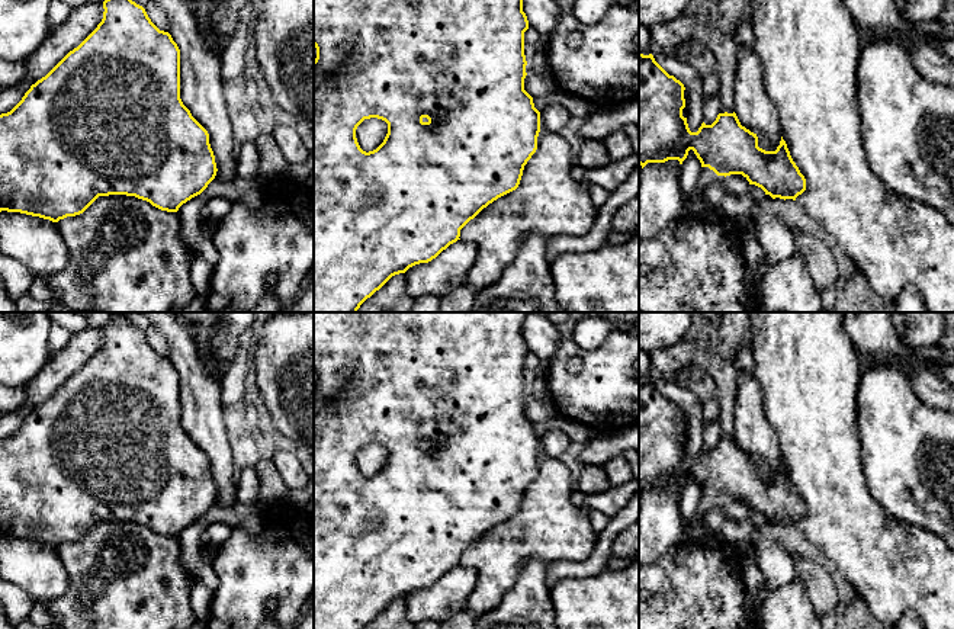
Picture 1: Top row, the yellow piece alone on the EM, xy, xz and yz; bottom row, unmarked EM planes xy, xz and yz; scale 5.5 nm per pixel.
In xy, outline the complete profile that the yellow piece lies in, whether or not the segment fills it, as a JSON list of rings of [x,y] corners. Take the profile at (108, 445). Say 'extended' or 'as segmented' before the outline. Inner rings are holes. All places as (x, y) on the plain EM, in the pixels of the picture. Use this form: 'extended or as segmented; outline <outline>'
as segmented; outline [[[123,318],[106,324],[103,334],[103,344],[97,353],[45,402],[32,410],[10,437],[0,440],[0,537],[20,537],[58,548],[67,542],[83,539],[99,522],[109,520],[135,522],[161,536],[177,537],[183,529],[200,520],[215,504],[218,494],[209,469],[209,459],[180,424],[180,375],[177,369],[168,357],[160,356],[151,347],[142,331]]]

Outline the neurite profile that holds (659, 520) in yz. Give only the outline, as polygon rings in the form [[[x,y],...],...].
[[[678,485],[648,488],[639,511],[639,567],[655,564],[682,536]]]

